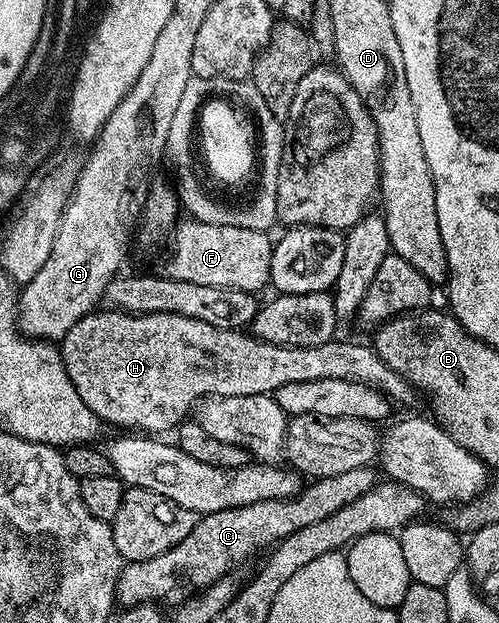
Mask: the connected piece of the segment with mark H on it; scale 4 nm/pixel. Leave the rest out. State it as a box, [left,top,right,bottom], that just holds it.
[61,309,417,433]

